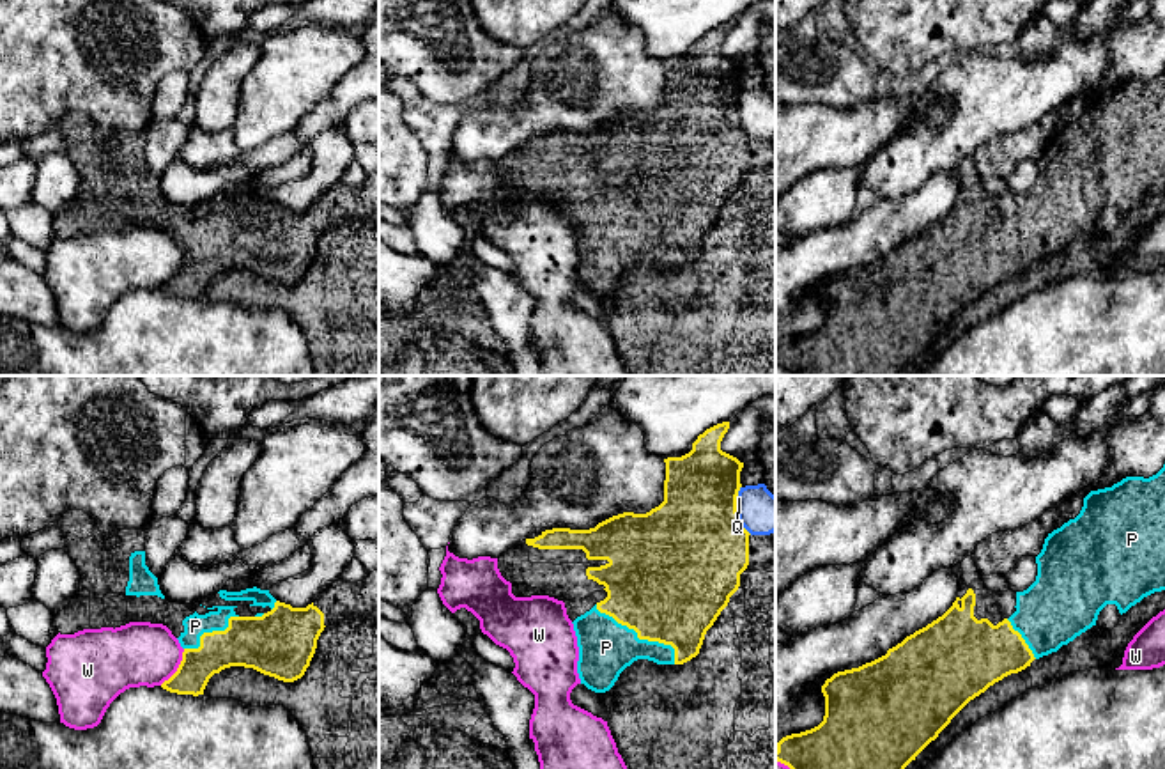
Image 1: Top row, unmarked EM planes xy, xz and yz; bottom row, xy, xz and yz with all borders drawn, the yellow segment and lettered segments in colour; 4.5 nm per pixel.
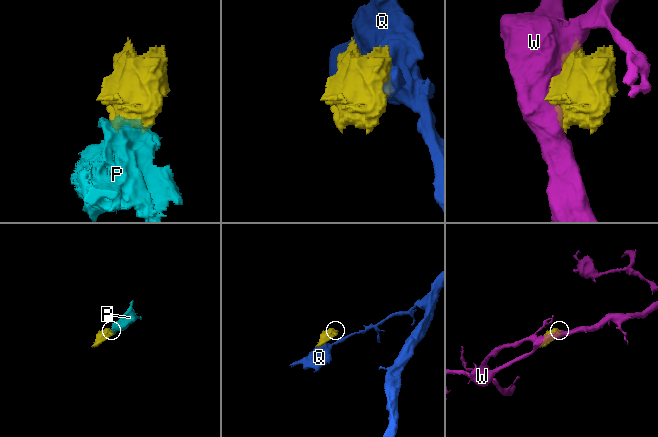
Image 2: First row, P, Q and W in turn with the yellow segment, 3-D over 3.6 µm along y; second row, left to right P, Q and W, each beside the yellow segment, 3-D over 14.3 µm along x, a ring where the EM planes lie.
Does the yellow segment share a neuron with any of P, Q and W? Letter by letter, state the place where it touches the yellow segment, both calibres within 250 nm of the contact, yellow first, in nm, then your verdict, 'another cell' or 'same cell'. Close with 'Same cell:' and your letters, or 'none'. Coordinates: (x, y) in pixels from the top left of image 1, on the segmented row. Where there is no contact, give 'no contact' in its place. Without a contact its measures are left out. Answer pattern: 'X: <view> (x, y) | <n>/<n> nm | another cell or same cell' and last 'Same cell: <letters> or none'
P: xz (640, 638) | 460/260 nm | same cell
Q: xz (735, 511) | 480/200 nm | another cell
W: xy (177, 668) | 180/280 nm | another cell
Same cell: P

